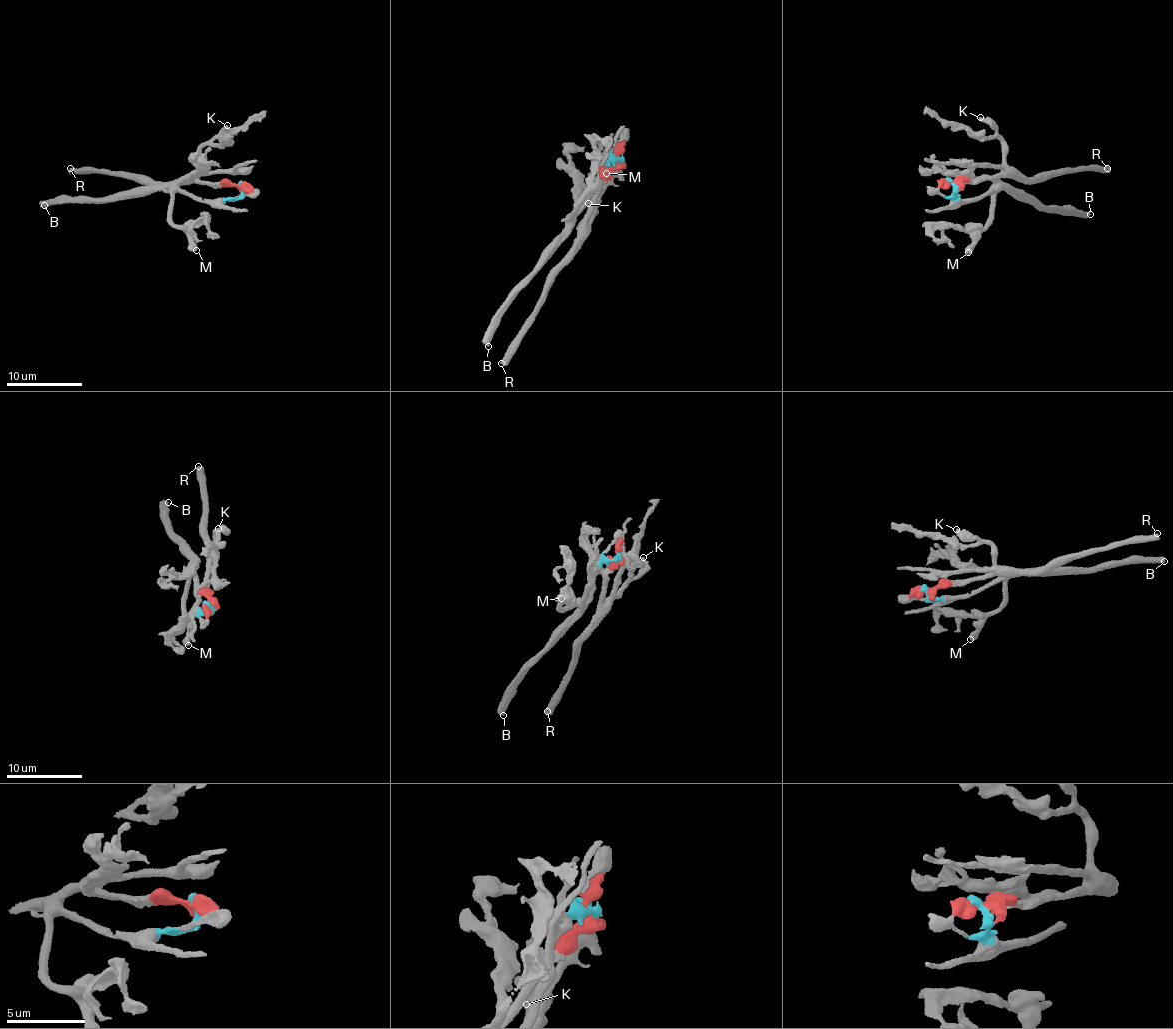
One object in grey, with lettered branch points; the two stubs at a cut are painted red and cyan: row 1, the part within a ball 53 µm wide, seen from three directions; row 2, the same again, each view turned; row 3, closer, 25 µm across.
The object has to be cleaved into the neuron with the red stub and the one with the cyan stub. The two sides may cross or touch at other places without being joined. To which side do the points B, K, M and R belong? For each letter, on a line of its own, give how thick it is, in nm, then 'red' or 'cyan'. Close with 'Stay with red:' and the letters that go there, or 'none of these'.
B: 440 nm | cyan
K: 440 nm | red
M: 600 nm | cyan
R: 500 nm | red
Stay with red: K, R

